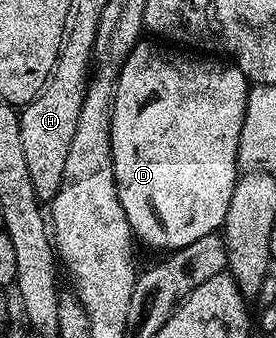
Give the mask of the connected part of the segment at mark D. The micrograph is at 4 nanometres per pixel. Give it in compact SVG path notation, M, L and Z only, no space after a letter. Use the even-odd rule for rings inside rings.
M138 42L117 72L111 116L113 171L119 204L123 204L123 212L127 212L134 239L153 250L172 252L191 244L191 240L199 240L199 236L216 234L224 227L227 204L231 204L239 177L239 132L243 132L251 83L243 71L228 60L182 52L153 42Z

